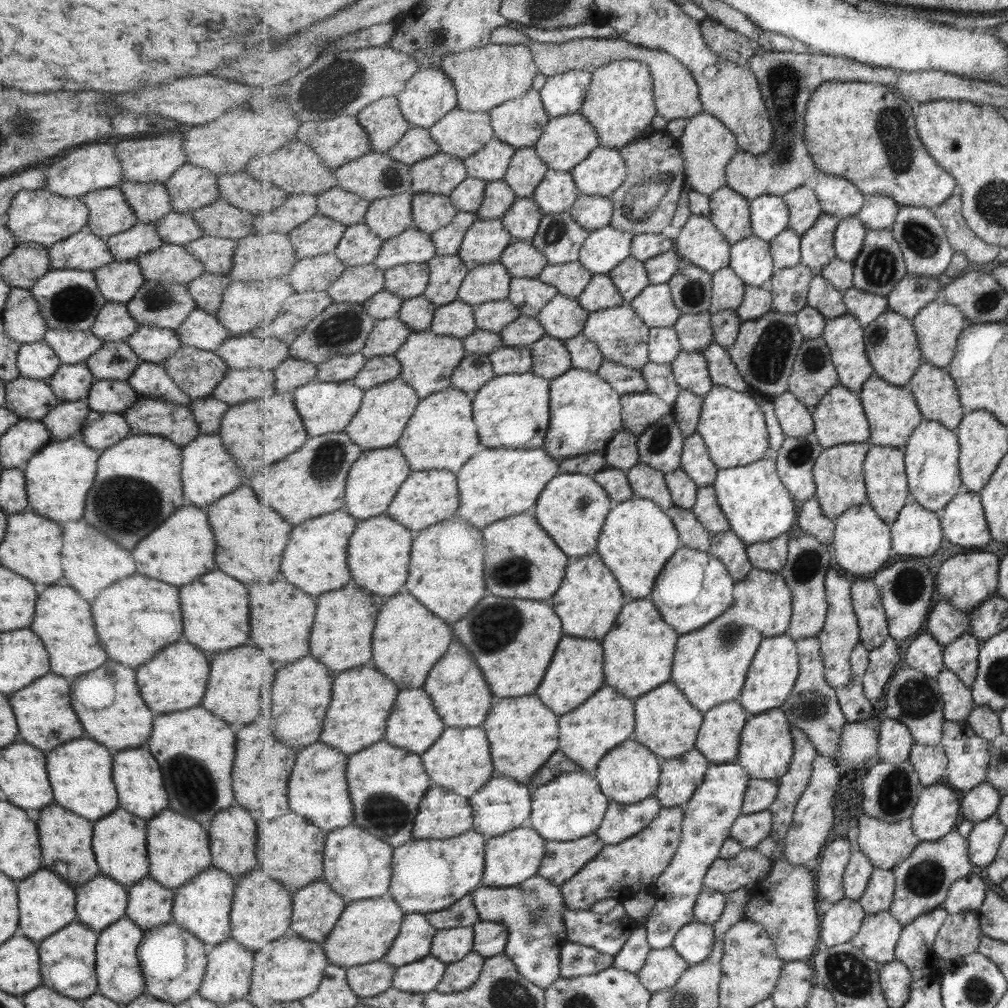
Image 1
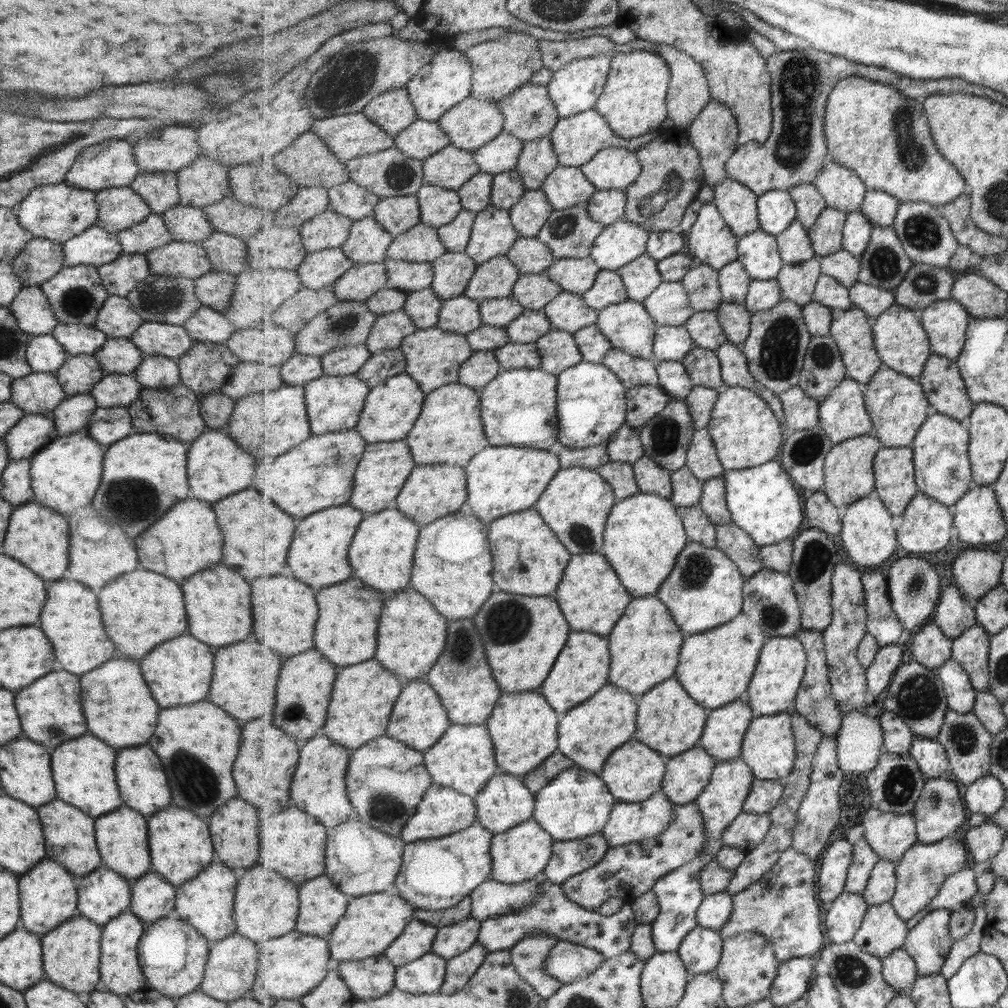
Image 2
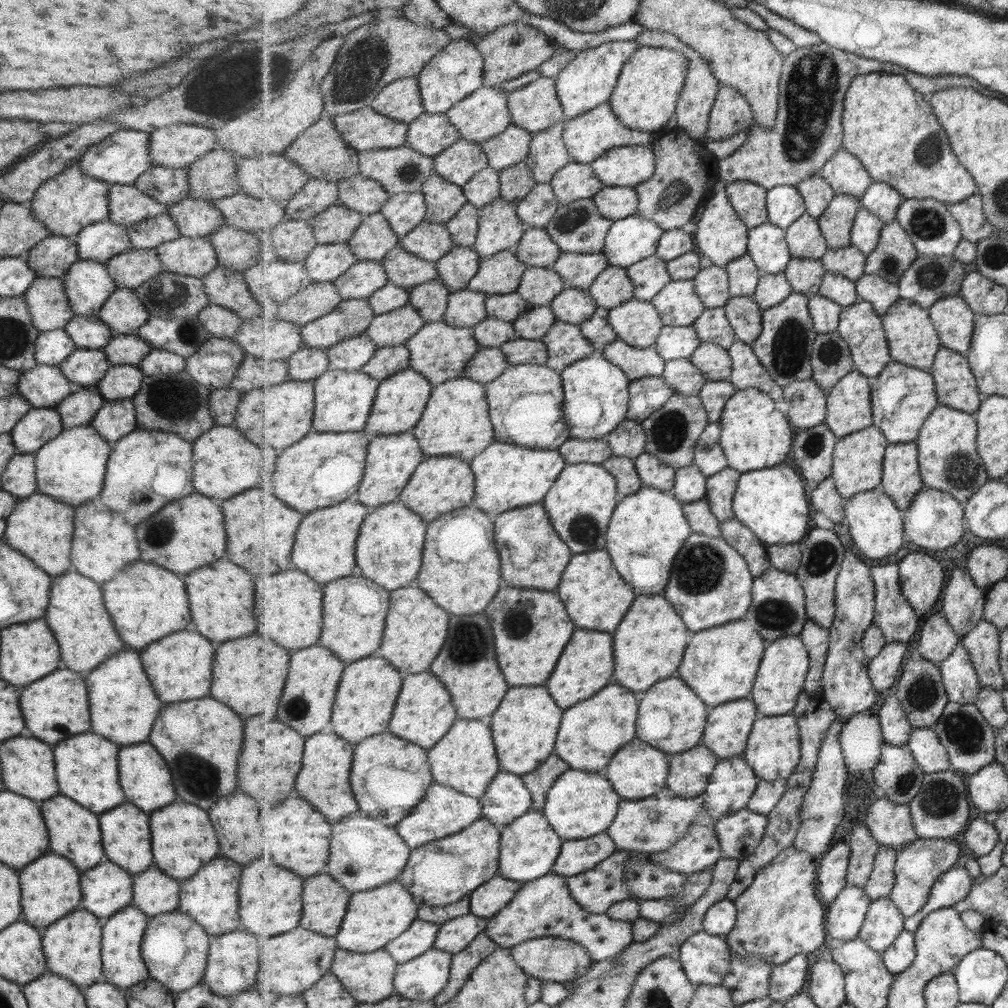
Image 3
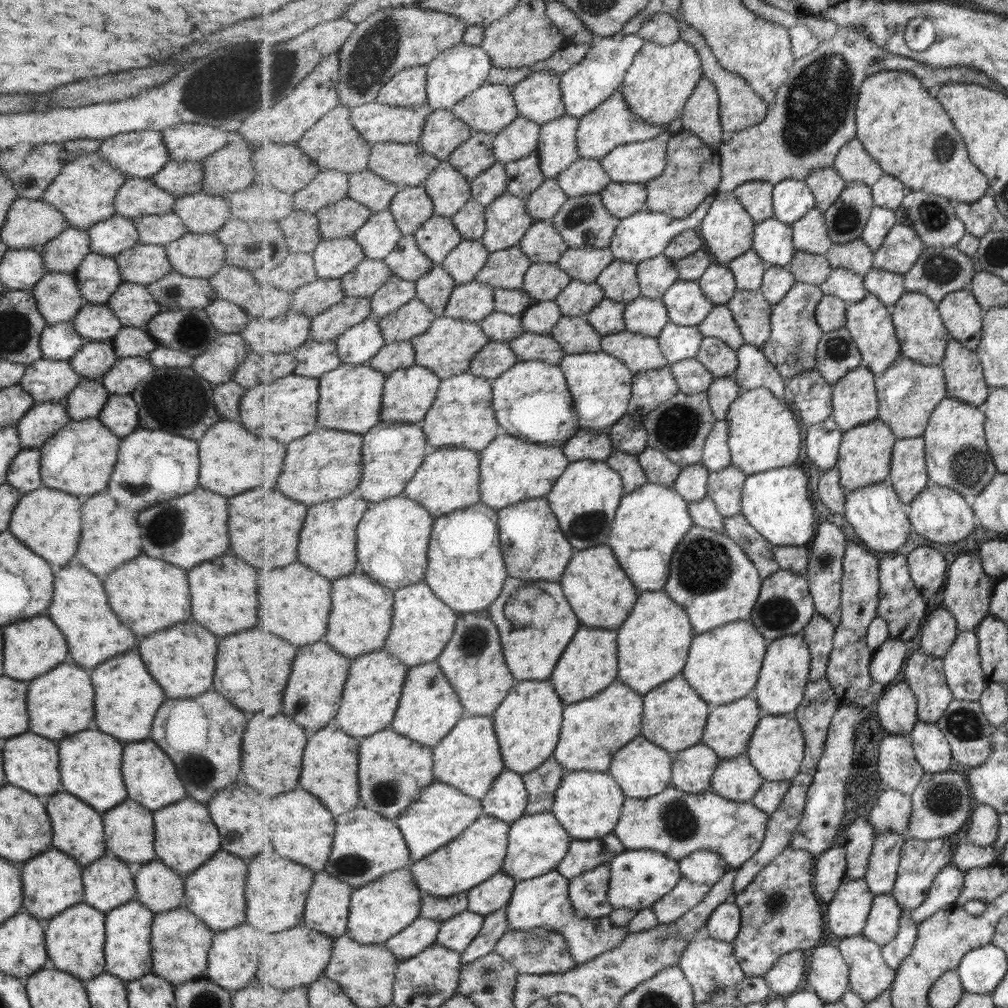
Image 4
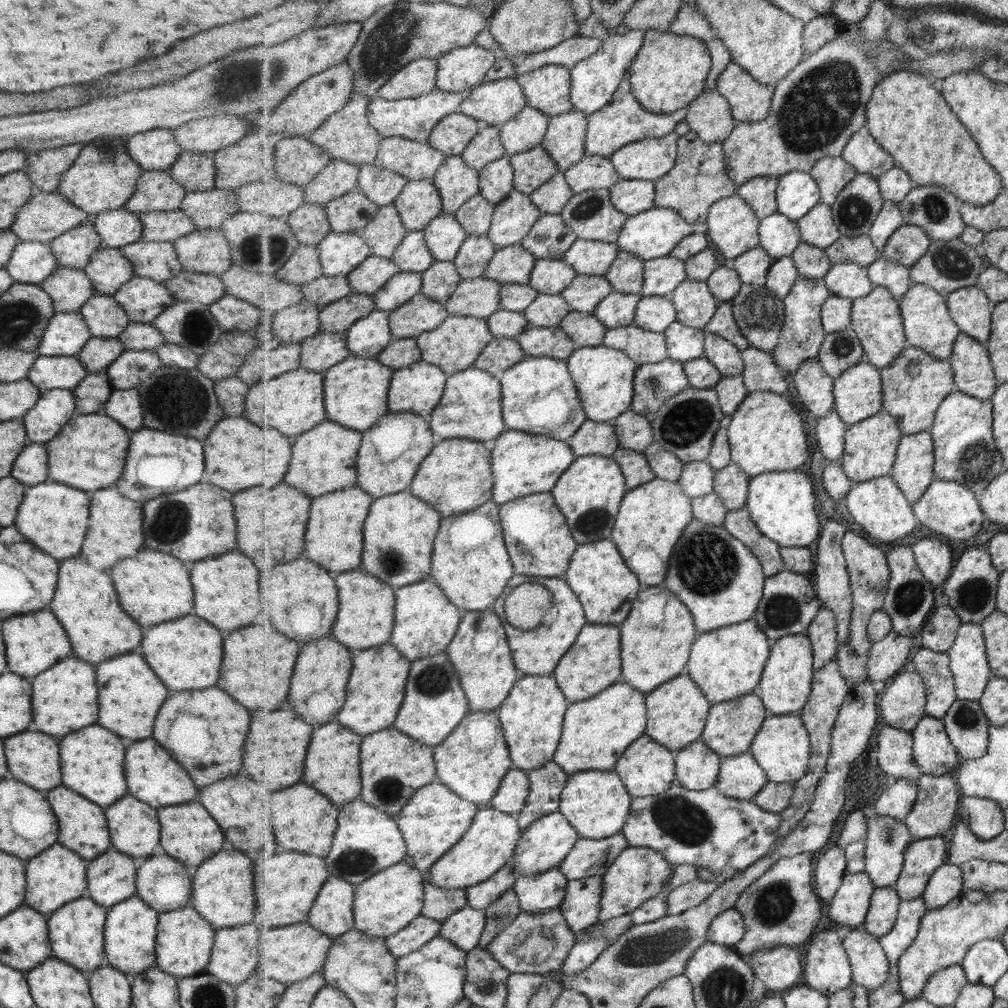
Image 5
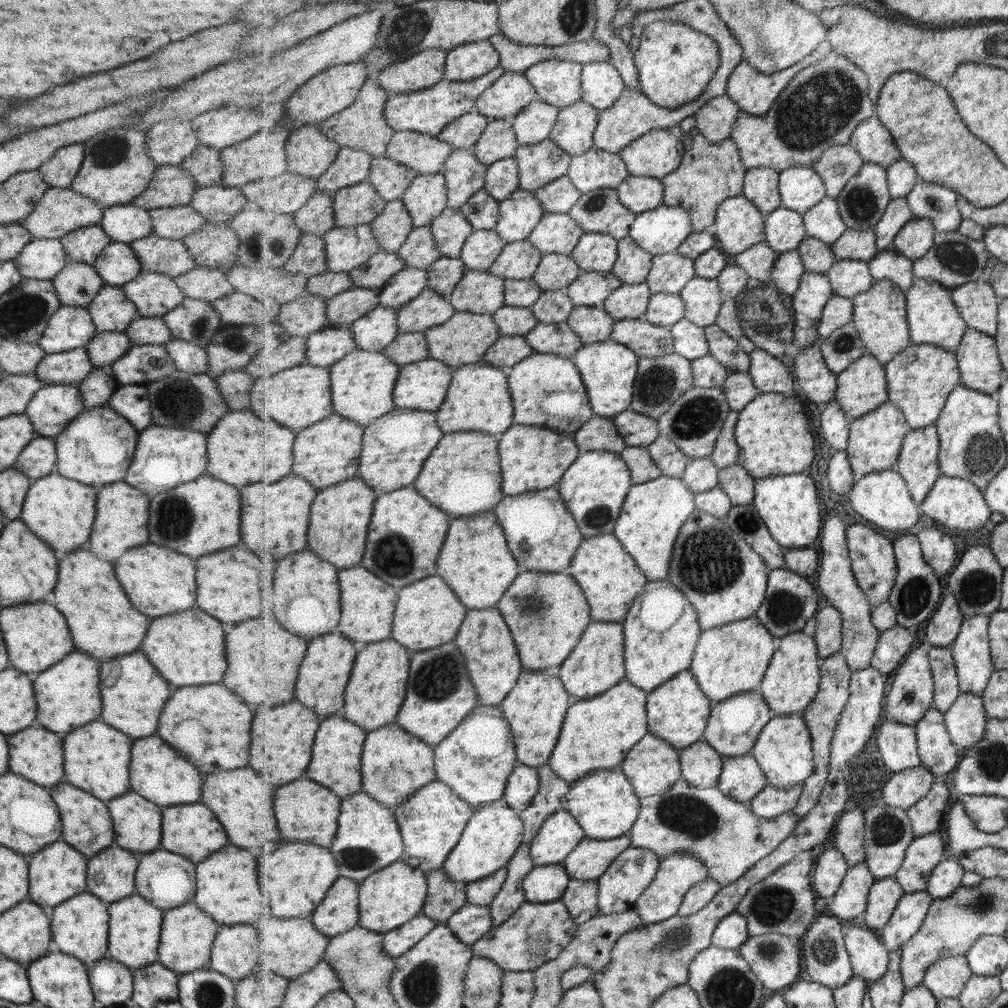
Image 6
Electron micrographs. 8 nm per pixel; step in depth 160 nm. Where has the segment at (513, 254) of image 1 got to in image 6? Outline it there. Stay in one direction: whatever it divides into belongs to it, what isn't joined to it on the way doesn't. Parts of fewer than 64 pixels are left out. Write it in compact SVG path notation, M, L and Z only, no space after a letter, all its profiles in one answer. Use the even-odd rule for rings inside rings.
M546 212L527 240L541 250L543 255L570 255L584 234L583 227L571 218L570 213Z

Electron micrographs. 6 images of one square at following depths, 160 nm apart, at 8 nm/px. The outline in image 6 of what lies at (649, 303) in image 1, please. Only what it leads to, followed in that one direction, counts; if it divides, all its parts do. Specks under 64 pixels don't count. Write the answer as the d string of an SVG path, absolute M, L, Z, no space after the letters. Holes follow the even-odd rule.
M695 277L685 285L680 295L686 302L686 320L705 328L716 324L725 301L716 278Z

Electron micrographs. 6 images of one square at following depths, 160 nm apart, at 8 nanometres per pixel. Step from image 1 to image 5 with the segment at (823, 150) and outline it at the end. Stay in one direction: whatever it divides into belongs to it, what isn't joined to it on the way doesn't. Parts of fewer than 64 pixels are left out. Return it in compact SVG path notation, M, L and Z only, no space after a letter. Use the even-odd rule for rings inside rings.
M901 71L883 77L874 89L875 94L867 104L867 128L875 140L895 157L895 167L906 170L915 186L937 186L955 195L962 201L985 206L995 201L1004 191L1003 179L979 150L975 138L959 121L933 86L933 80L917 72Z

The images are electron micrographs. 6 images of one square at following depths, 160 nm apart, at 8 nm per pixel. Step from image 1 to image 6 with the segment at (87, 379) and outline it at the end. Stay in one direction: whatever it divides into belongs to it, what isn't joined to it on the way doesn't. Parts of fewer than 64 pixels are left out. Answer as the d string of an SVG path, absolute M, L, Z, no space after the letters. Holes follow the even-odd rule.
M97 332L84 346L93 368L110 365L130 348L129 339L123 333Z

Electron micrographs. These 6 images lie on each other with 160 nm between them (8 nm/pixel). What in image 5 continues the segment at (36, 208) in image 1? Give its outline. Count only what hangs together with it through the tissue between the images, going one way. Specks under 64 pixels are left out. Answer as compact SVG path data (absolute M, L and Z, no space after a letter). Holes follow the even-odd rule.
M101 136L85 144L71 166L61 173L55 192L91 219L104 210L121 208L133 194L137 178L142 172L129 158L124 140L125 137L121 136Z

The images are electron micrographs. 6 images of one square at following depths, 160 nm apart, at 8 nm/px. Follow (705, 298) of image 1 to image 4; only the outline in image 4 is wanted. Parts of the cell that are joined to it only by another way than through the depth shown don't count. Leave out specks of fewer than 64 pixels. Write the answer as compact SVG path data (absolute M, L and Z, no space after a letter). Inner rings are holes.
M711 265L698 280L702 291L715 305L727 305L738 291L736 278L730 267Z

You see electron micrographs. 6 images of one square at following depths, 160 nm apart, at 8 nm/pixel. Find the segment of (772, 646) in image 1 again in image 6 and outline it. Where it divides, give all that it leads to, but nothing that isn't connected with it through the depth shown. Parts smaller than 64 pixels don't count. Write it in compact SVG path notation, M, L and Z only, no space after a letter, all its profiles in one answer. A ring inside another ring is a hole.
M802 631L788 634L778 639L774 658L757 691L764 696L776 715L802 715L818 695L822 681L821 665L814 636Z

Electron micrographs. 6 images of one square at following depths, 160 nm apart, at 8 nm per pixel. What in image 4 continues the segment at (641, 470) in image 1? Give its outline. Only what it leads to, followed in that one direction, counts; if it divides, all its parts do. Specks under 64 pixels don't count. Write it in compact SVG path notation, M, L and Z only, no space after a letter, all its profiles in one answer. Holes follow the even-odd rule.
M647 447L638 459L649 483L655 483L663 486L675 487L676 480L679 478L683 467L679 463L673 462L662 450L653 447Z

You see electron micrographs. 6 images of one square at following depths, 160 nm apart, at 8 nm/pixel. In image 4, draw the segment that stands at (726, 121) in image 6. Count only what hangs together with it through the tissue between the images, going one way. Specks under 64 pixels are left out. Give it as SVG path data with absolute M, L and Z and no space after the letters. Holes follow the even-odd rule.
M705 77L701 78L695 92L689 97L682 120L685 129L692 130L717 150L729 138L723 130L718 88Z

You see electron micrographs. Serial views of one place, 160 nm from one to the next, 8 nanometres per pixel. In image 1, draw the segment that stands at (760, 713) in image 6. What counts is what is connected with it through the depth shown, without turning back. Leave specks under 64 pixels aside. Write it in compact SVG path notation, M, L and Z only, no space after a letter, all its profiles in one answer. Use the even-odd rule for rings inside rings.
M737 701L714 706L704 713L698 734L698 748L712 764L736 762L742 744L742 732L751 712Z

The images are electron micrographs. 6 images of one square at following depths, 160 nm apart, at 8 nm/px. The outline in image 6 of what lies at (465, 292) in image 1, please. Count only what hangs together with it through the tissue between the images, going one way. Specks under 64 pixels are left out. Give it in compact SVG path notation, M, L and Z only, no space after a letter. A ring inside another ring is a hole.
M528 240L508 243L488 271L504 279L533 279L543 256Z

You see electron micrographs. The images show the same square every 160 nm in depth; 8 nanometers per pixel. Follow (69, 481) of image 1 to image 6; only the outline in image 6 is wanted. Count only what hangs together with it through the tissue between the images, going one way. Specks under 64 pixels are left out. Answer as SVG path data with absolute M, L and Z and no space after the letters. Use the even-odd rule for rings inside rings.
M107 406L81 410L53 438L55 471L69 480L95 489L121 481L131 464L137 435L138 431L127 420Z

